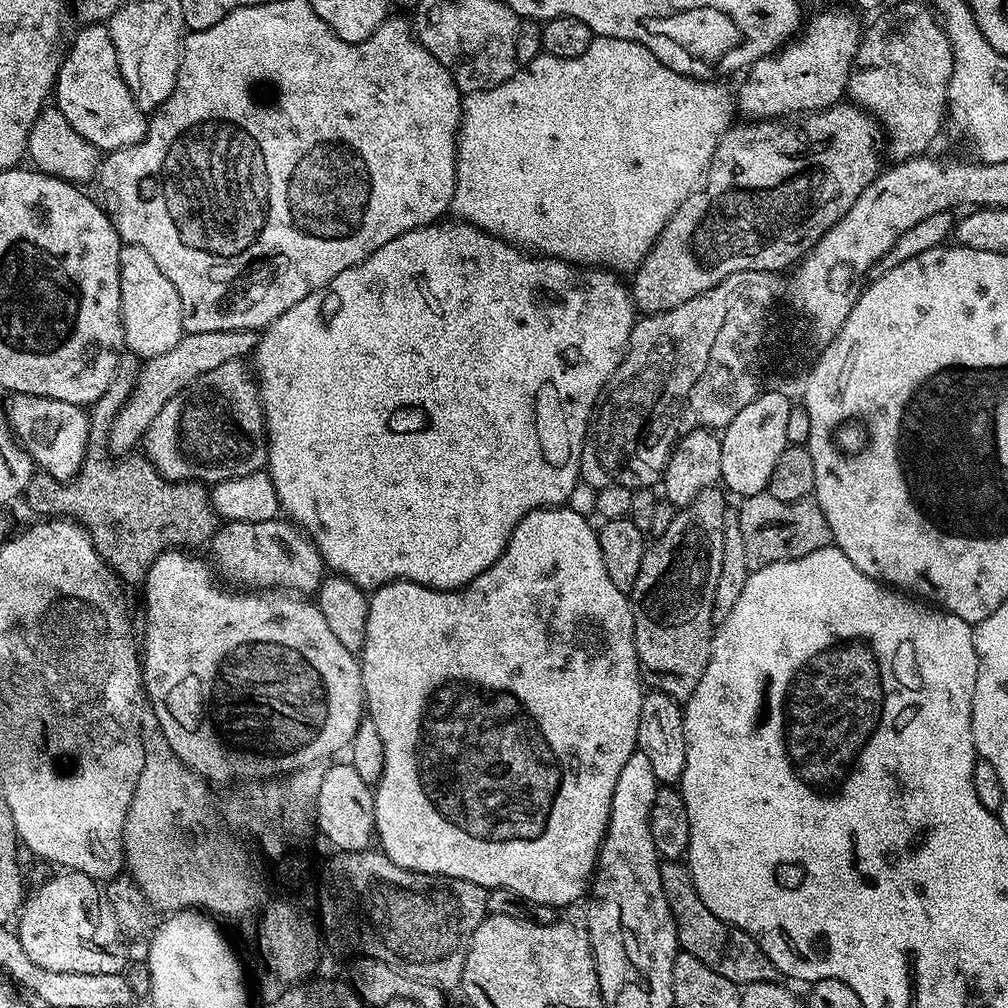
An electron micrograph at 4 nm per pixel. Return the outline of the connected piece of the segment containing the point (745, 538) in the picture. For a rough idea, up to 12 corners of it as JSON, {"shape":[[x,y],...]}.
{"shape":[[815,499],[739,501],[749,569],[832,544]]}

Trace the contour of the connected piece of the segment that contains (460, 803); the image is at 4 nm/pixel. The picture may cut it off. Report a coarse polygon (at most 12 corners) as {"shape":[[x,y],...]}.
{"shape":[[589,517],[368,597],[398,866],[587,893],[646,688]]}

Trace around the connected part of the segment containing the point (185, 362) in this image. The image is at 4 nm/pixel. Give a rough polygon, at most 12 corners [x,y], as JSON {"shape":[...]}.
{"shape":[[255,331],[185,334],[140,365],[108,428],[128,454],[190,382],[256,350]]}

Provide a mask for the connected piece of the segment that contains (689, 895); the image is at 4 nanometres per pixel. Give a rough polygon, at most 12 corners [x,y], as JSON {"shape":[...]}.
{"shape":[[687,863],[662,894],[683,951],[738,986],[781,979],[750,934],[706,910]]}

